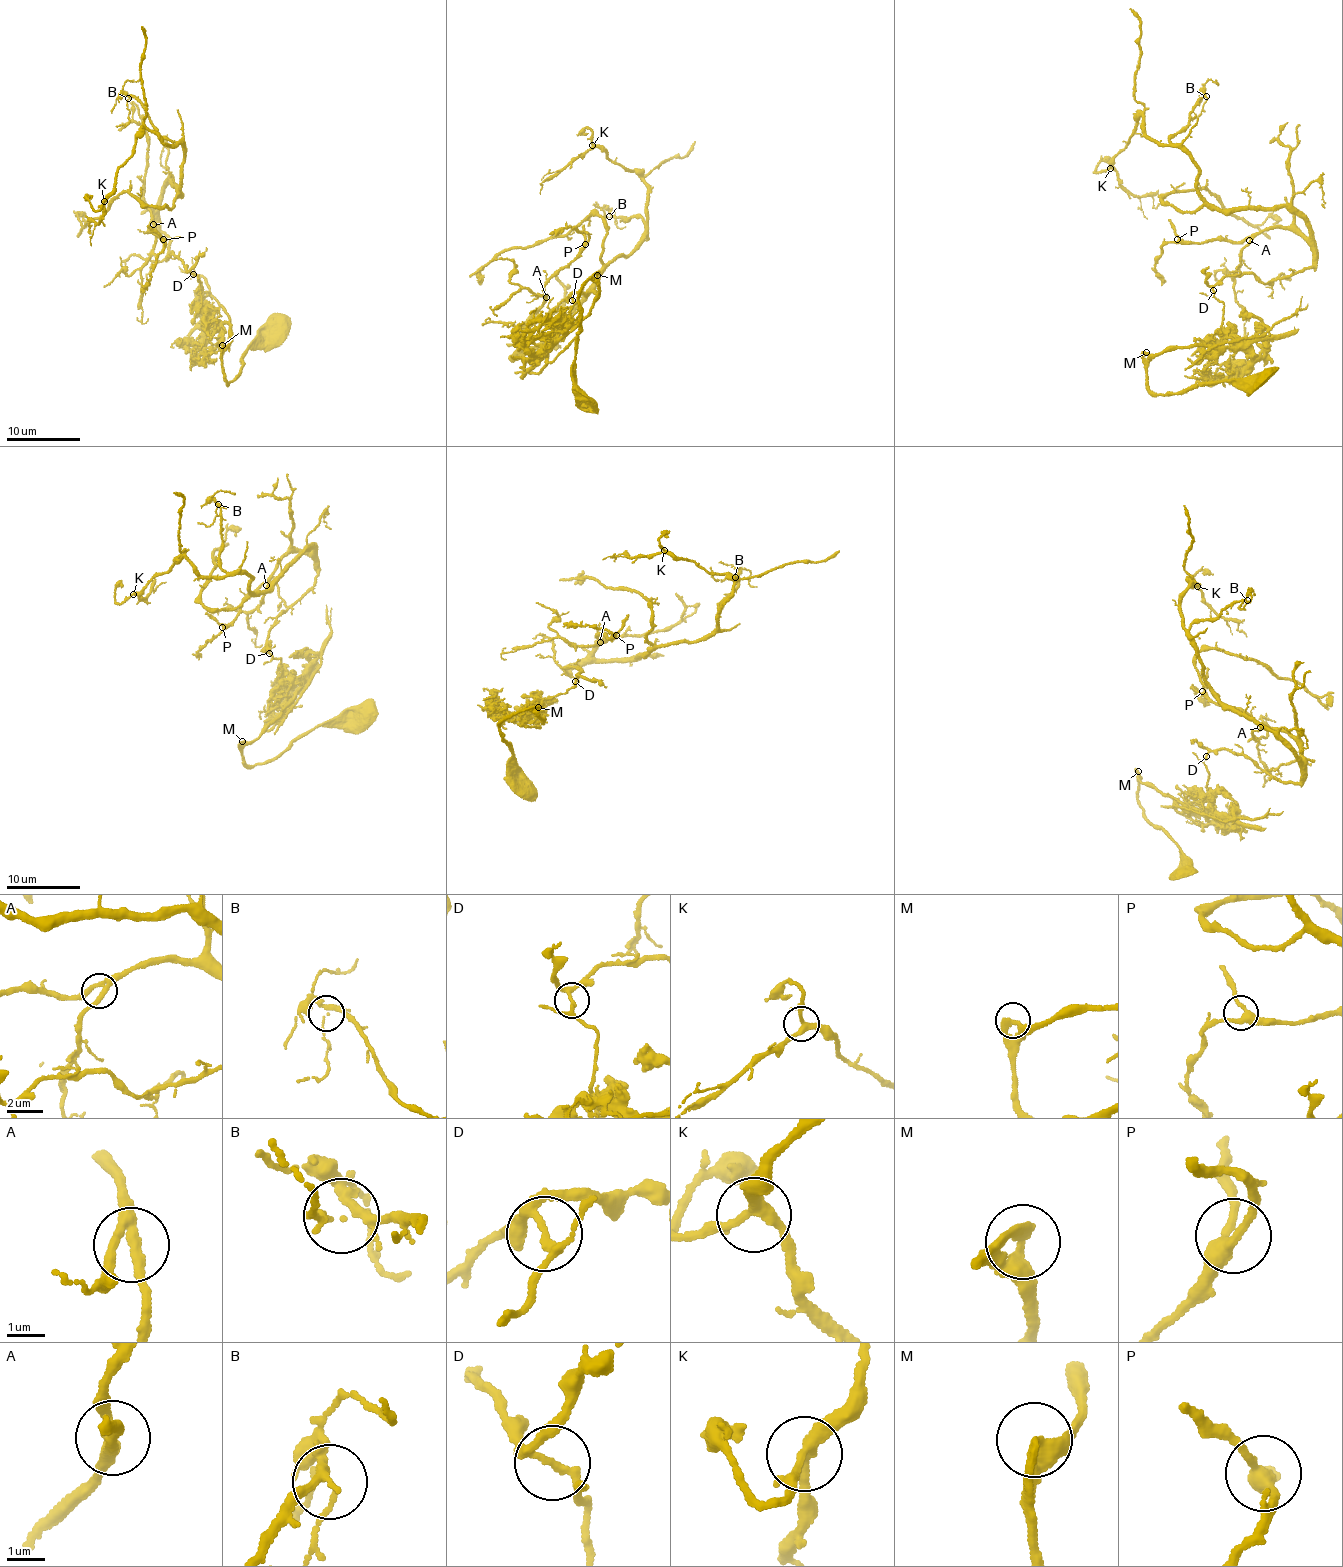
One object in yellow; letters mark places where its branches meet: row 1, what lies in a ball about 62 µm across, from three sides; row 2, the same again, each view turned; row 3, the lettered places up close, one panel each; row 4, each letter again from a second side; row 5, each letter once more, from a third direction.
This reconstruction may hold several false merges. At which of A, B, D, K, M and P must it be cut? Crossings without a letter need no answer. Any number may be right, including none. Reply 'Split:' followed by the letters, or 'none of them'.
Split: D

